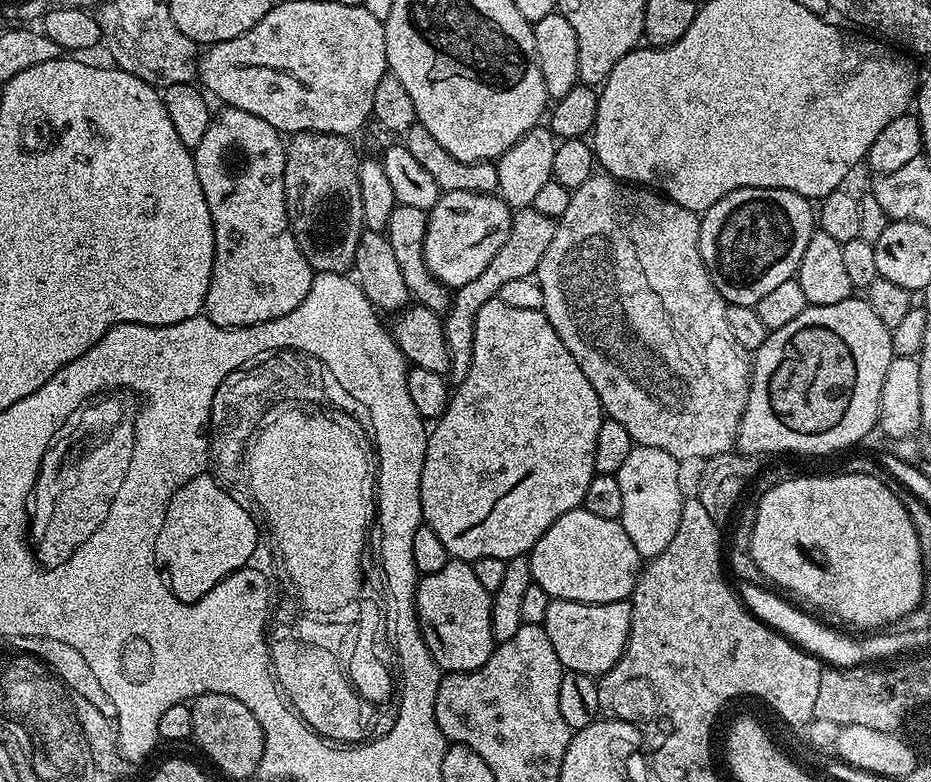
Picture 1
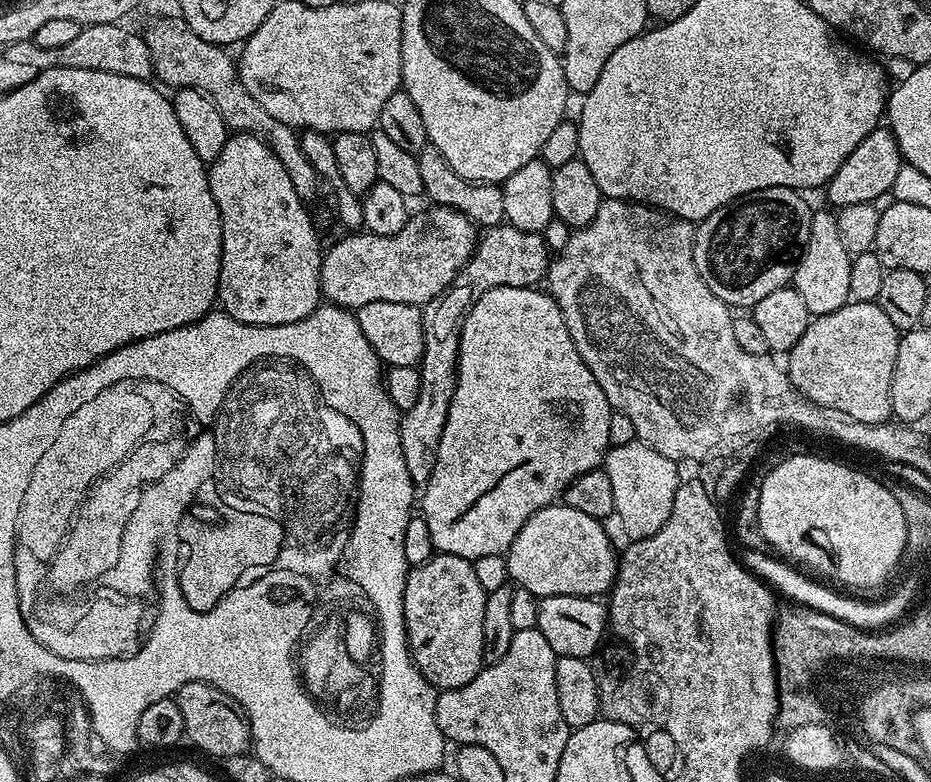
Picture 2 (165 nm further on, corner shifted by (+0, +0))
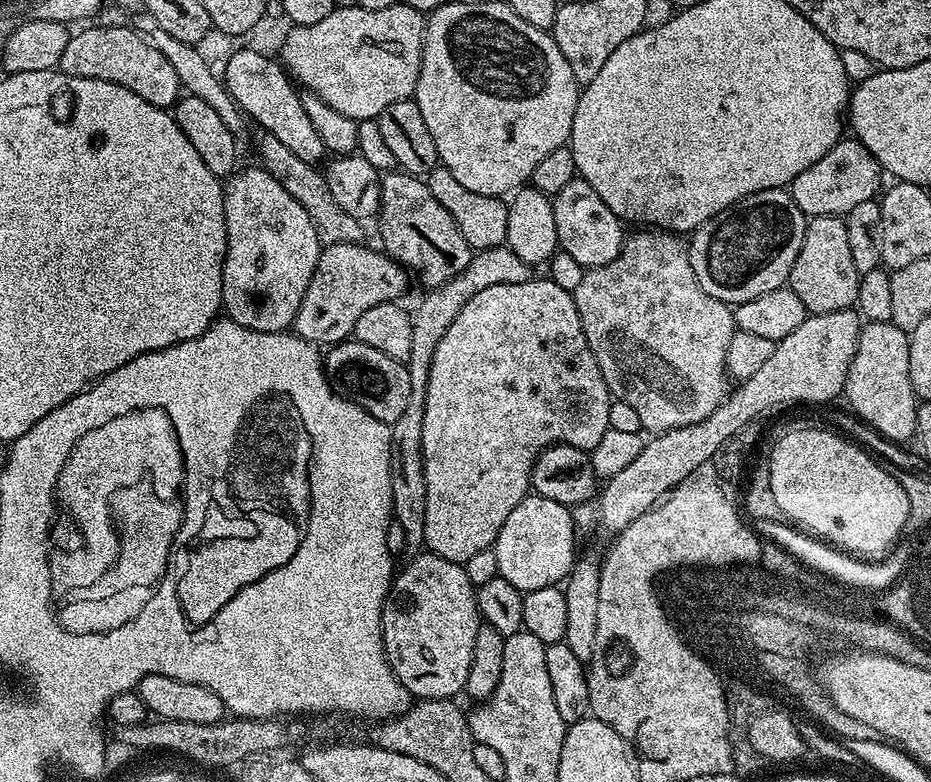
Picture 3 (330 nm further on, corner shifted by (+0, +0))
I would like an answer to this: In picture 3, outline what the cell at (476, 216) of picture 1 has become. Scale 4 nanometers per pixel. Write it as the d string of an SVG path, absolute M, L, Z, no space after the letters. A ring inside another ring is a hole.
M329 244L321 247L318 266L314 266L314 274L310 278L310 286L306 286L306 294L302 294L302 306L298 306L298 314L294 325L295 335L309 340L317 346L331 346L347 340L356 331L358 318L370 310L370 306L390 304L399 301L400 295L408 288L410 273L397 260L383 251L375 252L372 248L364 248L359 244Z

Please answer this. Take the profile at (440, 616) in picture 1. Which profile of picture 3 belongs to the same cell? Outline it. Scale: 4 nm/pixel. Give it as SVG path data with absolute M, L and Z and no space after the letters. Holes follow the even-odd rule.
M427 550L421 551L419 556L411 557L407 561L408 565L404 569L395 573L392 588L388 592L388 599L384 602L384 616L380 619L380 624L384 628L384 653L388 655L388 664L392 668L392 673L398 678L402 686L406 686L409 697L422 700L452 700L456 695L461 695L466 686L466 674L470 674L470 658L474 658L474 637L482 623L480 611L476 605L476 585L466 578L466 570L462 564L455 564L446 558L436 556Z

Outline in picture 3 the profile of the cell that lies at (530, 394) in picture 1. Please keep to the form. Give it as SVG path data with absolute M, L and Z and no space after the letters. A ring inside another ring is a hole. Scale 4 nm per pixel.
M541 276L527 280L526 283L504 283L498 286L486 287L485 290L479 291L462 308L458 318L454 318L454 322L450 322L450 330L446 330L446 334L442 338L442 342L438 342L438 350L434 350L434 362L430 362L430 378L426 382L426 406L422 414L422 454L424 455L424 477L426 478L426 530L424 531L424 542L427 551L433 552L436 556L446 558L455 564L464 564L473 554L478 554L478 550L486 550L495 545L498 534L502 530L502 522L506 522L506 517L510 515L510 510L514 510L514 506L518 506L518 502L522 502L524 496L529 495L530 485L532 482L532 467L543 448L548 448L552 444L565 444L566 446L574 446L581 448L586 453L591 453L594 446L598 446L599 439L602 434L606 434L609 430L608 423L610 422L610 406L614 397L609 392L606 382L602 378L602 370L598 370L598 362L594 358L594 354L590 350L590 346L586 342L586 334L582 330L582 322L578 318L577 304L575 295L571 292L562 289L552 280Z

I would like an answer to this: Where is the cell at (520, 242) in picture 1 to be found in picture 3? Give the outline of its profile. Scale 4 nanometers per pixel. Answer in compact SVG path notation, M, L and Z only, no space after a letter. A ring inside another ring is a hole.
M481 248L472 257L472 261L450 282L441 288L431 289L428 297L411 313L412 329L410 330L410 358L406 361L410 374L410 402L402 418L390 425L392 430L392 518L402 526L402 534L406 534L404 556L419 556L425 547L424 531L426 530L426 478L424 477L424 455L422 454L422 414L426 406L426 382L430 378L430 362L434 362L434 350L438 350L438 342L450 330L450 322L458 318L462 308L479 291L486 287L504 283L526 283L533 279L533 265L522 262L514 250L503 248Z

